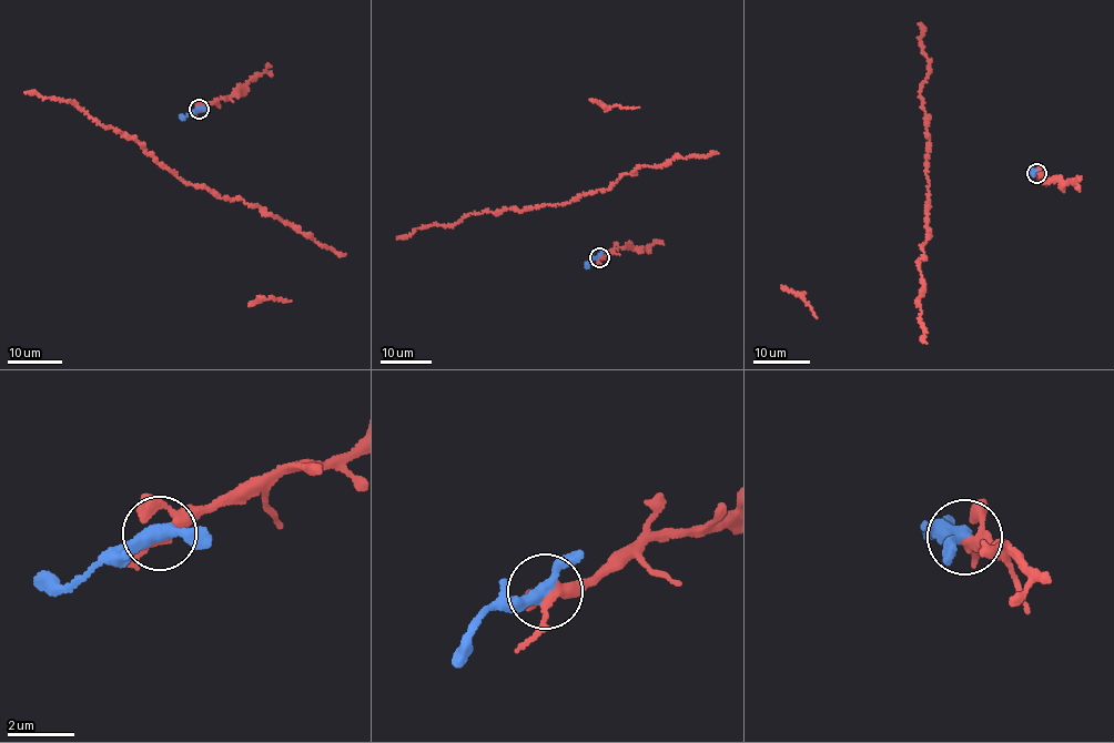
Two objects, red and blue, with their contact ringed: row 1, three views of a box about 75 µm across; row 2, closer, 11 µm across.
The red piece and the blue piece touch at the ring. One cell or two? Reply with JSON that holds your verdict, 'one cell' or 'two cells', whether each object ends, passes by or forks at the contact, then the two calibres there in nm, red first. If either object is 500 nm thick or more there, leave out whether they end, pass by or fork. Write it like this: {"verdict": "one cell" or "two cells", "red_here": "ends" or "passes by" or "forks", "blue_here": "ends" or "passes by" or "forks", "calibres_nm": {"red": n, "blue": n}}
{"verdict": "one cell", "red_here": "forks", "blue_here": "passes by", "calibres_nm": {"red": 240, "blue": 340}}

